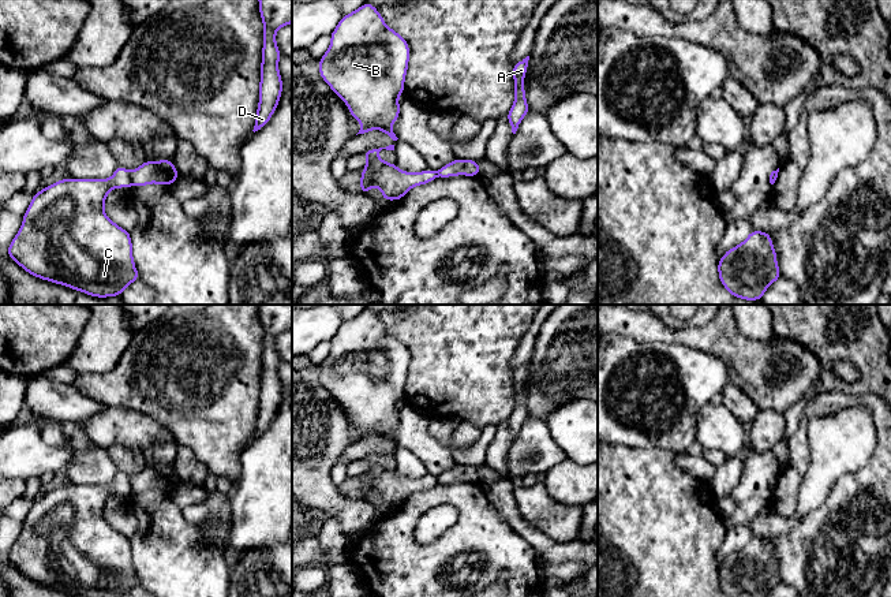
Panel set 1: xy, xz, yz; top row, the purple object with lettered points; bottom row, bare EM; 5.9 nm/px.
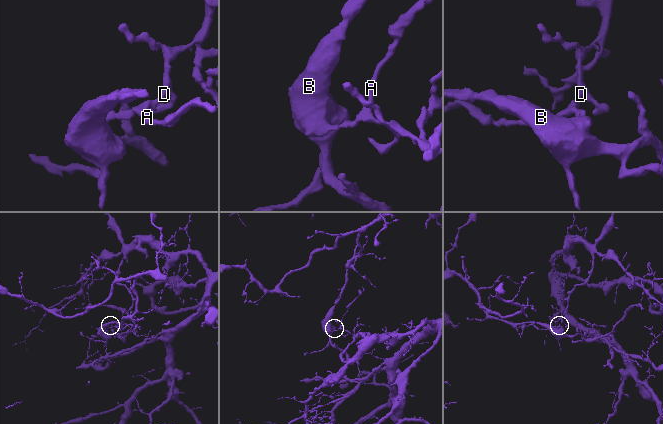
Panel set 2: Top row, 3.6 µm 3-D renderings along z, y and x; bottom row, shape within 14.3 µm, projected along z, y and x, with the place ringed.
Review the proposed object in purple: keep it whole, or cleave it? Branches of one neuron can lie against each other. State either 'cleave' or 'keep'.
cleave

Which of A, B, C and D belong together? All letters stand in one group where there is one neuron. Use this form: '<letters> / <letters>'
A D / B C

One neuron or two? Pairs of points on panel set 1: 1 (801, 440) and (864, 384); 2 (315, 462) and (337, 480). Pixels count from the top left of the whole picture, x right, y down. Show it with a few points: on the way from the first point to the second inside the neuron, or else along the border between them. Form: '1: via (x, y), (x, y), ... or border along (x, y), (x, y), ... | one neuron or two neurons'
1: border along (822, 387), (830, 391), (876, 395) | two neurons
2: border along (336, 462), (330, 470), (330, 480), (337, 487) | two neurons

